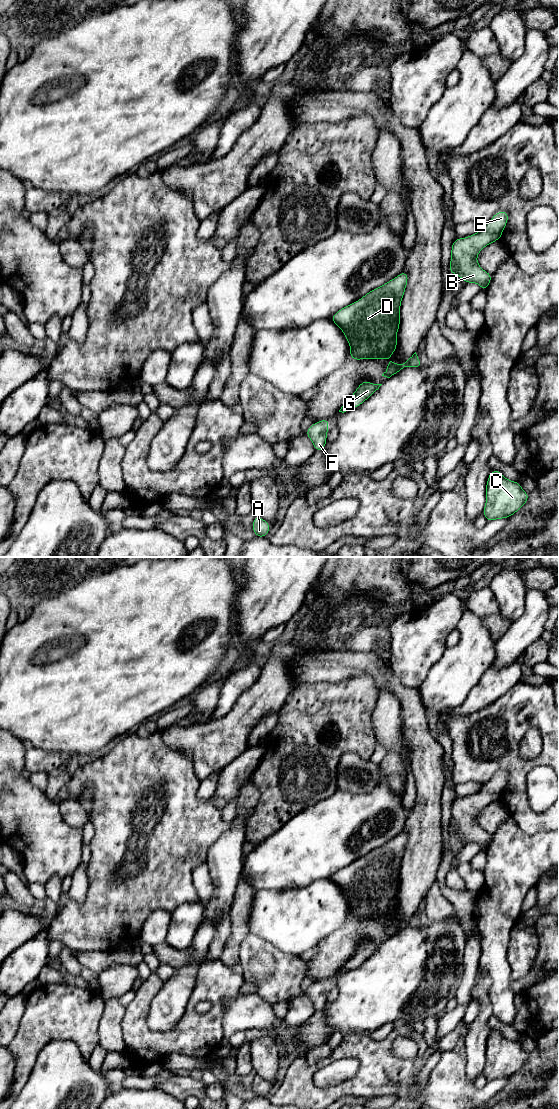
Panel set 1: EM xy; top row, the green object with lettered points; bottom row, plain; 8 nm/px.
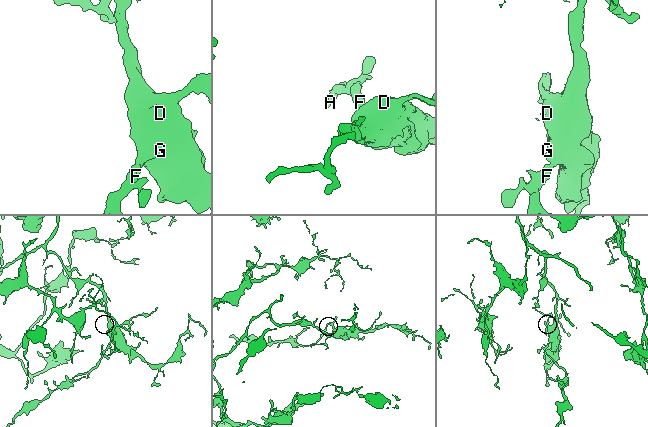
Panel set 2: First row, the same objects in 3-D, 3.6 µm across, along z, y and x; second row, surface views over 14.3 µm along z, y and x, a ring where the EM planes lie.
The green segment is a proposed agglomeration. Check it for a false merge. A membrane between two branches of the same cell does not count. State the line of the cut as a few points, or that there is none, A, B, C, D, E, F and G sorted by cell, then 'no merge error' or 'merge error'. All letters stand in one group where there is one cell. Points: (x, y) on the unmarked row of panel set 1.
no cut; A B C D E F G; no merge error

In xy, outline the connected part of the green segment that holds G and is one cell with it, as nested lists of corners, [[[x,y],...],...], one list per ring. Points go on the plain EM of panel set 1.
[[[361,941],[361,944],[354,951],[349,960],[341,967],[339,972],[346,972],[360,966],[370,956],[372,956],[382,944],[370,943],[368,941]]]

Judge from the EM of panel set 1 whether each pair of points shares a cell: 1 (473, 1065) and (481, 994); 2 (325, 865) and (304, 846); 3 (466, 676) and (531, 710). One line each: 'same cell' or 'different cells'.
1: same cell
2: same cell
3: different cells

